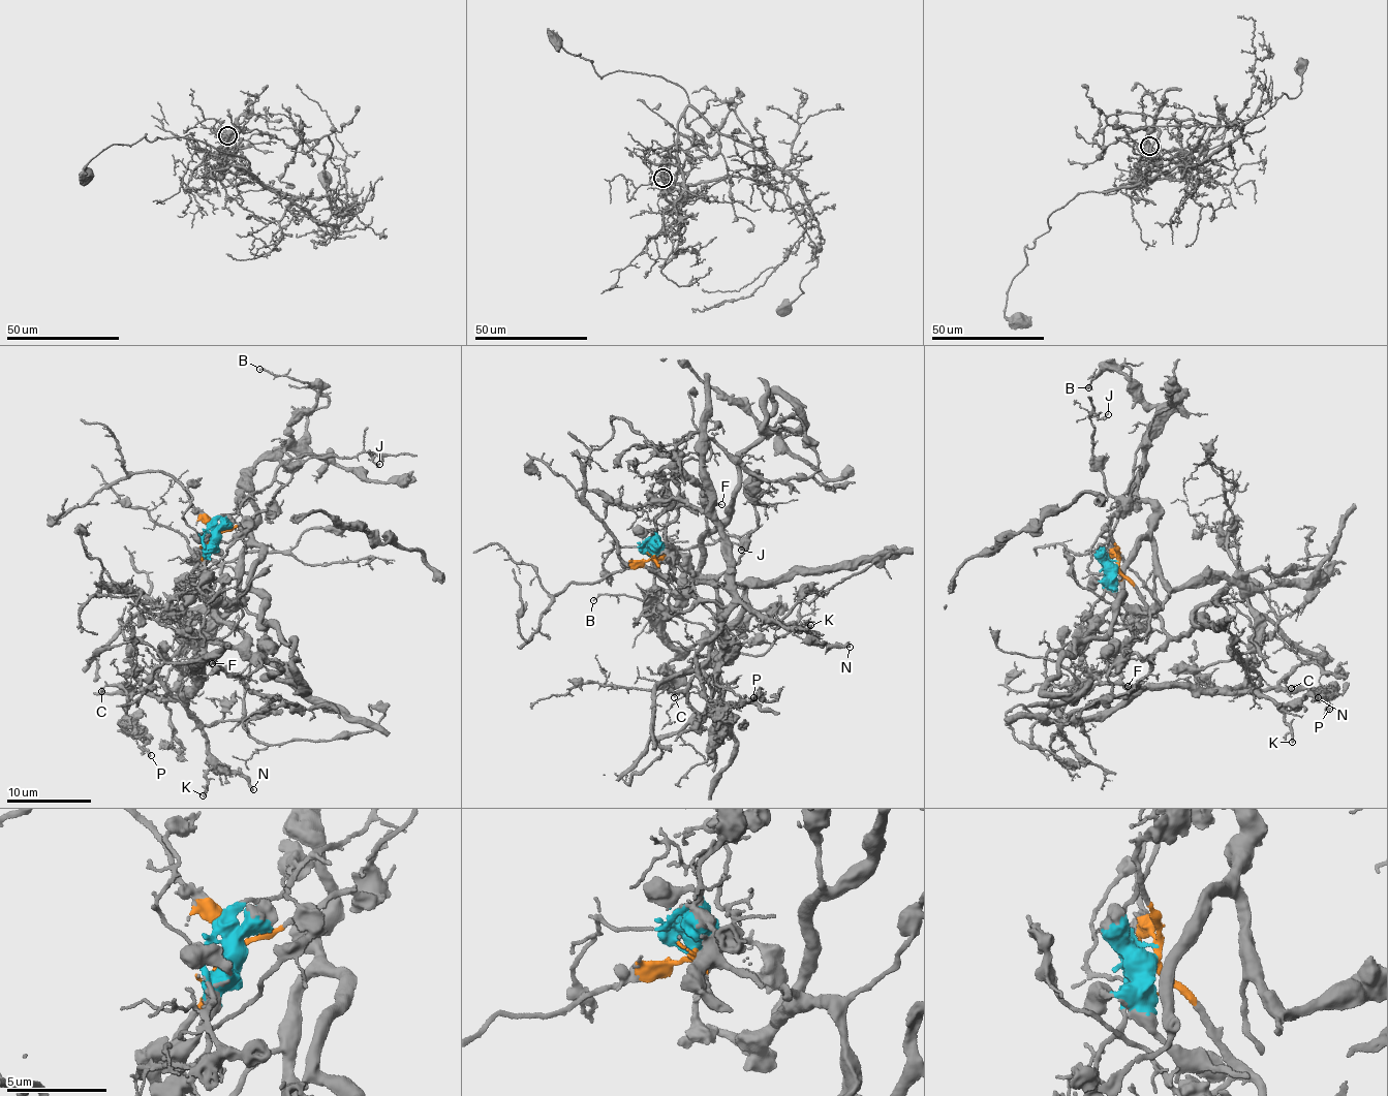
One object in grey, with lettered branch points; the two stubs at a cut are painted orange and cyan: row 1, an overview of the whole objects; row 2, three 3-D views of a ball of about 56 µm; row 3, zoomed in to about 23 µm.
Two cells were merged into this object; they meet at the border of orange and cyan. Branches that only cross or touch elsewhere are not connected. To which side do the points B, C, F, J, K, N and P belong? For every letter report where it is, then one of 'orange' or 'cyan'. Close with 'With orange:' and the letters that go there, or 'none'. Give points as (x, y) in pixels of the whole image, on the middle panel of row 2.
B: place (593, 600); cyan
C: place (674, 697); cyan
F: place (721, 504); cyan
J: place (741, 550); orange
K: place (810, 625); cyan
N: place (850, 647); cyan
P: place (753, 697); cyan
With orange: J

